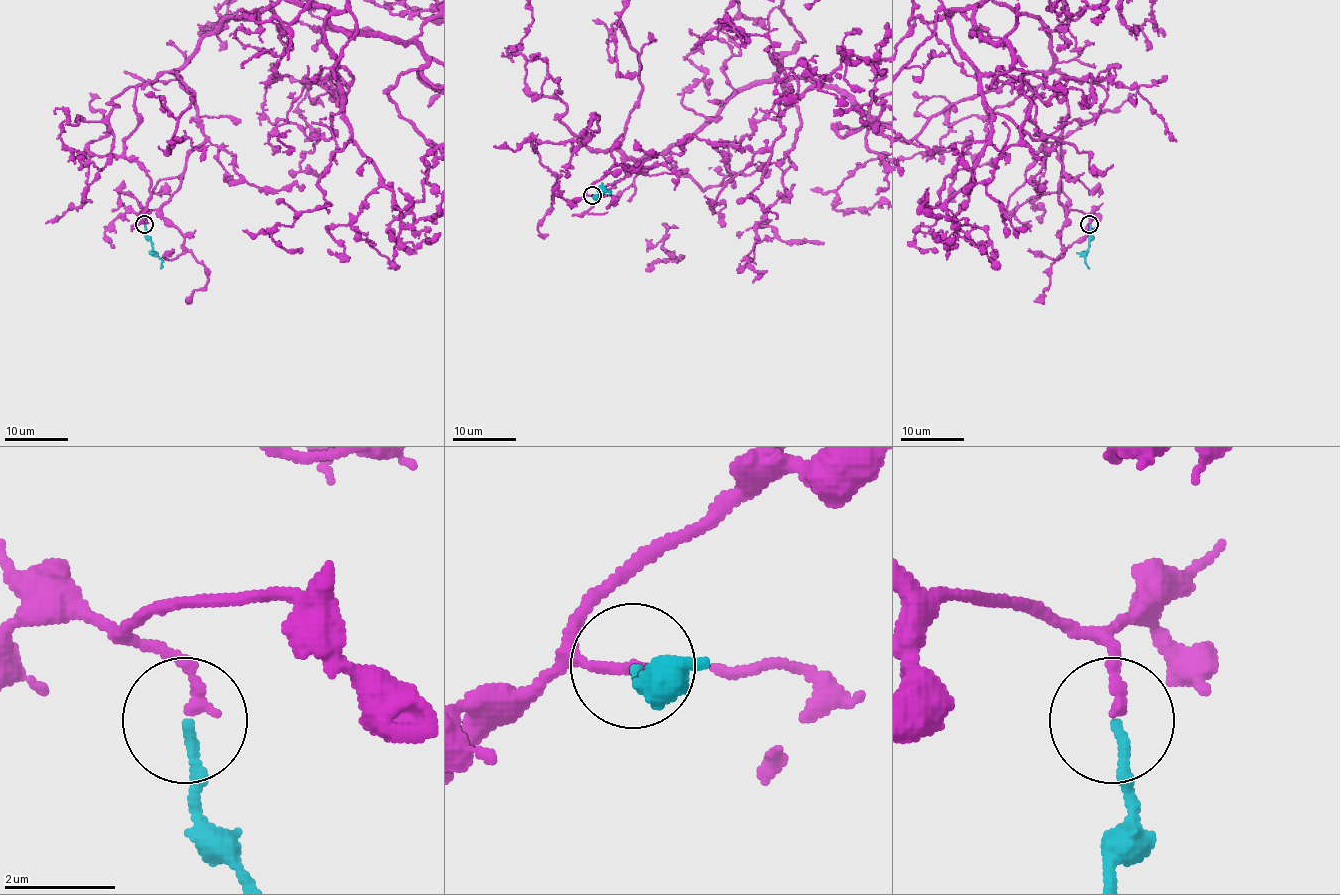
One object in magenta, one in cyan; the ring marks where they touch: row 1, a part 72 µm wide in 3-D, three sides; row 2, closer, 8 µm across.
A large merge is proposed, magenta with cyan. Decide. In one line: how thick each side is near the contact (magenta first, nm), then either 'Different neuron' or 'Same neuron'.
Thickness 200 nm (magenta) against 160 nm. Same neuron

